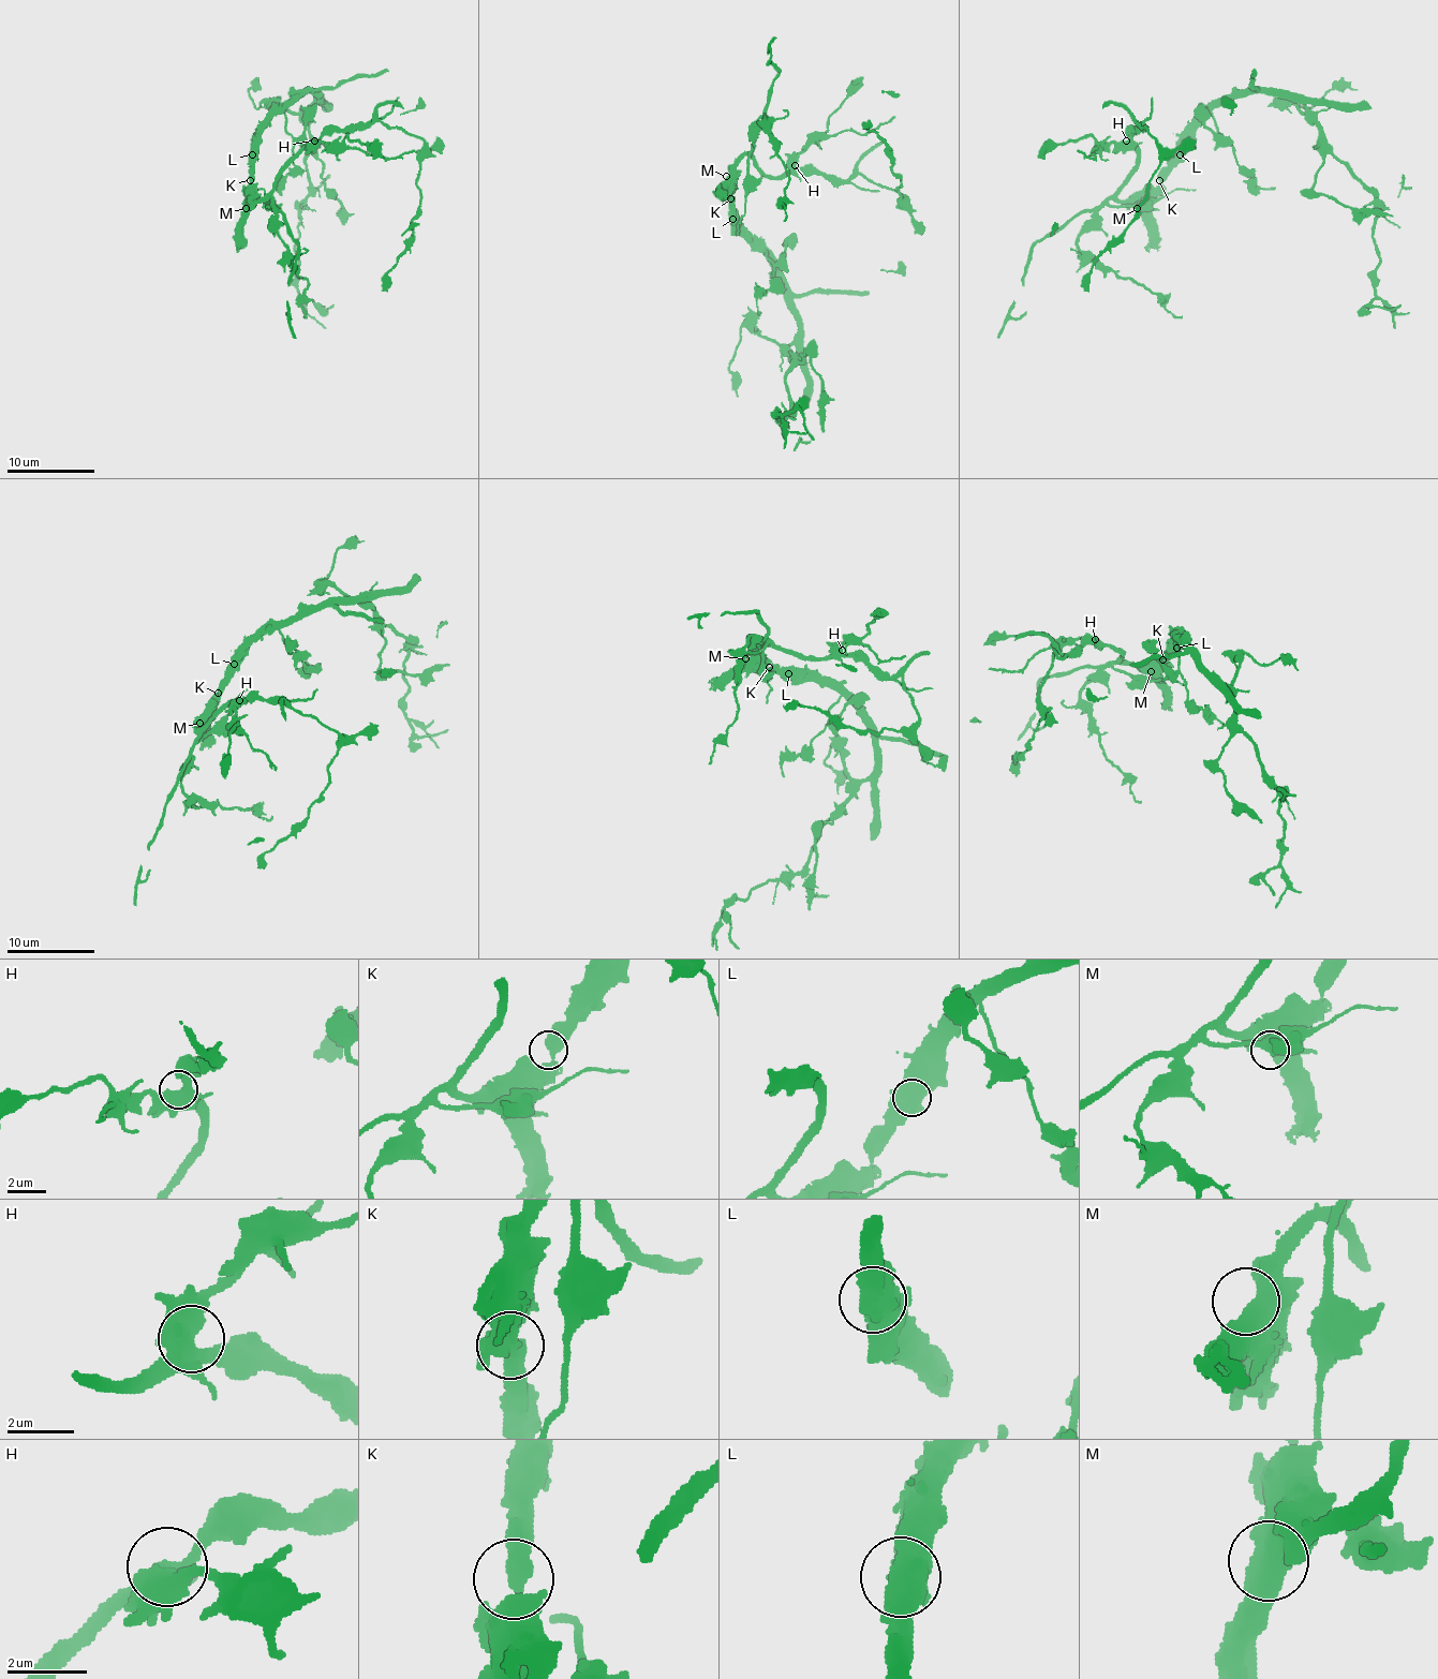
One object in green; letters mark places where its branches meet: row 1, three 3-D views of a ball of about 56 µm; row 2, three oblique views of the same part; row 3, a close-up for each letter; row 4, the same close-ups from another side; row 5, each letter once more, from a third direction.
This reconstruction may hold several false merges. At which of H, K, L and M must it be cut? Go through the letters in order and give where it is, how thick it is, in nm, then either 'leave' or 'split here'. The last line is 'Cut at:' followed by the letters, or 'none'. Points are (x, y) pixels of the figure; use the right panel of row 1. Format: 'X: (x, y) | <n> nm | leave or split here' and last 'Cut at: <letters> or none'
H: (1126, 140) | 480 nm | leave
K: (1159, 180) | 440 nm | leave
L: (1180, 154) | 700 nm | leave
M: (1137, 208) | 800 nm | leave
Cut at: none

